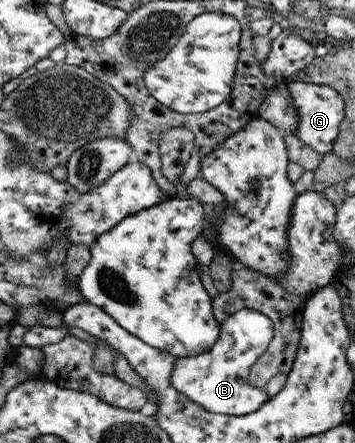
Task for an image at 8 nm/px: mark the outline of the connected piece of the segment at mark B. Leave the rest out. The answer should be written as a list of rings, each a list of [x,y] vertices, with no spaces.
[[[241,309],[224,320],[220,338],[210,352],[200,356],[176,358],[172,370],[172,385],[184,393],[191,401],[202,405],[207,411],[222,415],[243,416],[255,413],[268,401],[268,394],[259,387],[248,383],[248,374],[252,366],[267,352],[274,337],[274,326],[271,318],[263,313]]]

